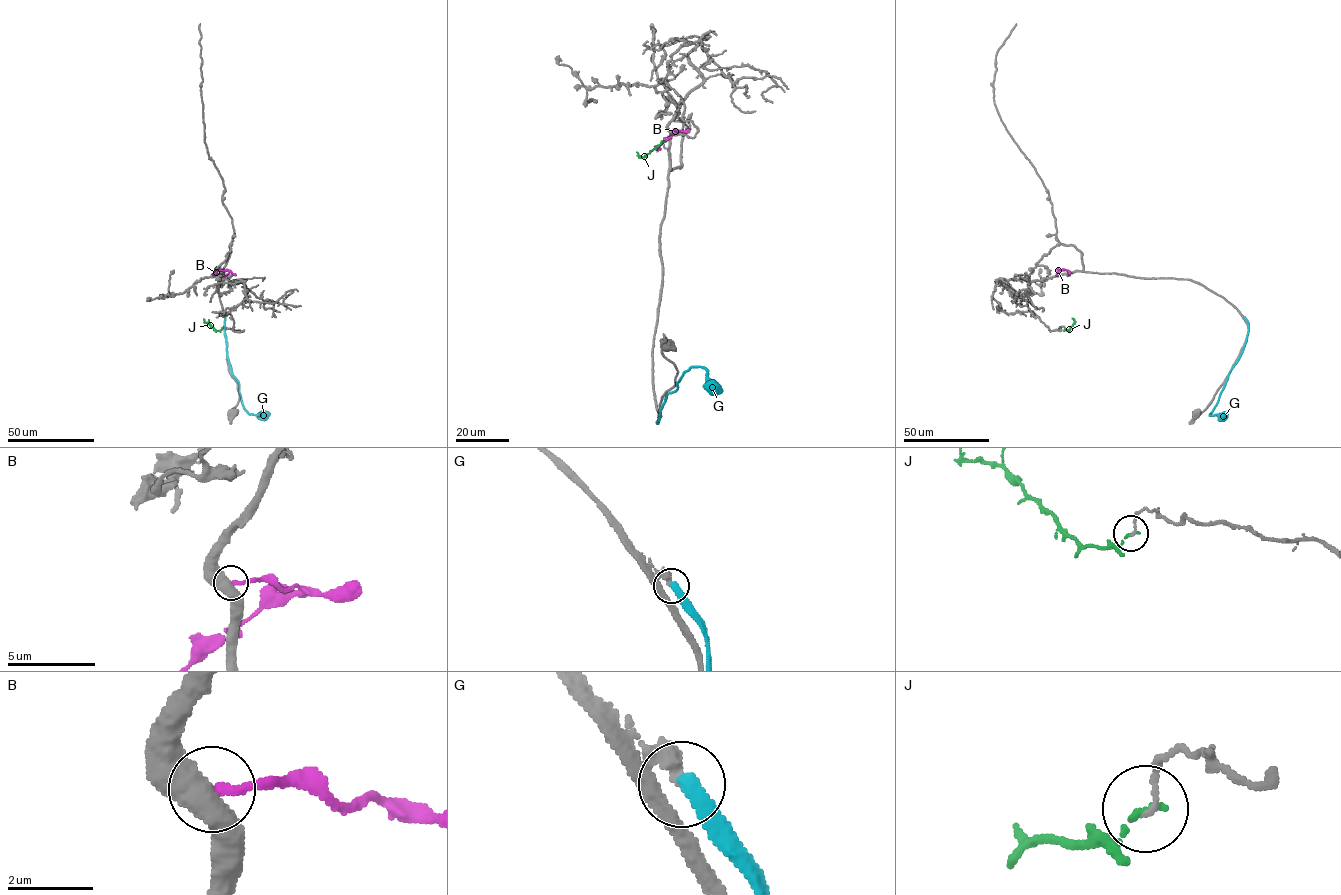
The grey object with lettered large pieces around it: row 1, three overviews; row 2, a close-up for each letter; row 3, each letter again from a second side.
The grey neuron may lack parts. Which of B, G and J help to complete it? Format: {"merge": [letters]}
{"merge": []}

